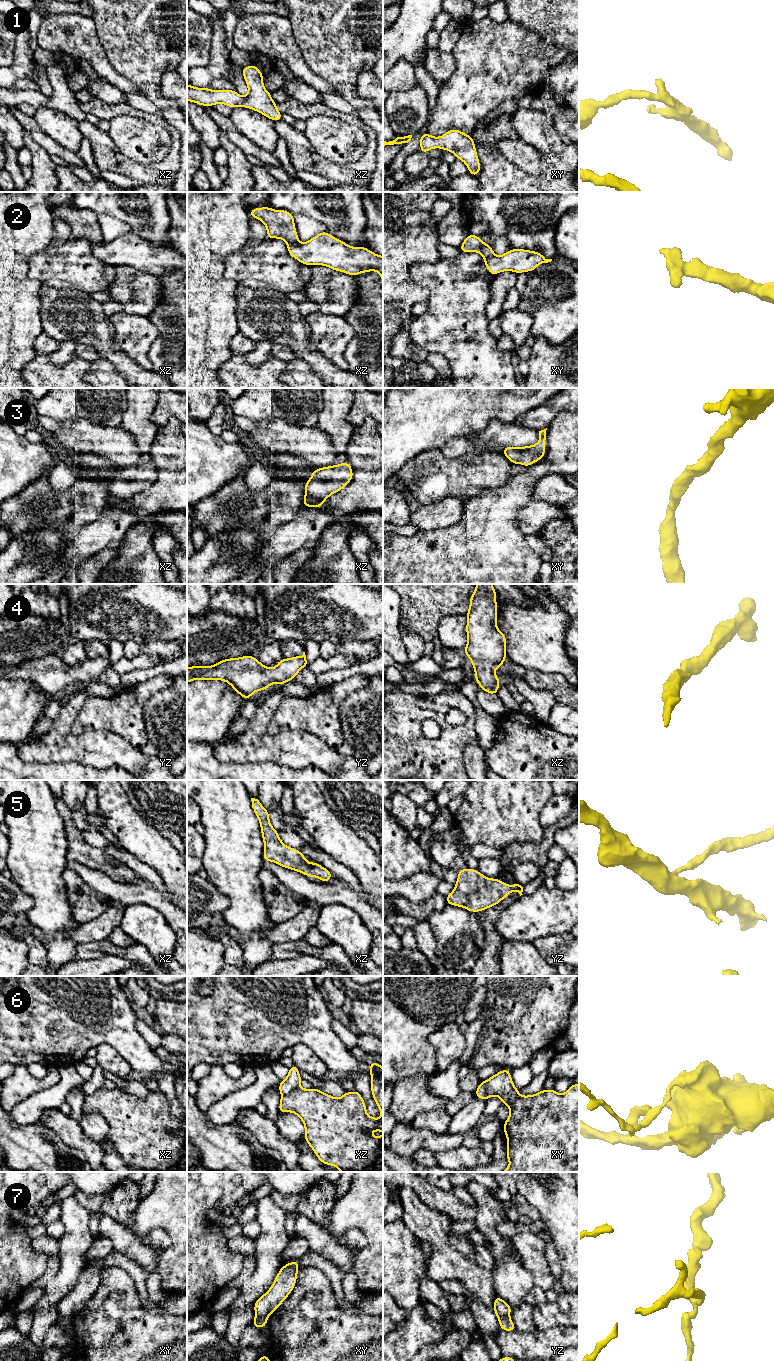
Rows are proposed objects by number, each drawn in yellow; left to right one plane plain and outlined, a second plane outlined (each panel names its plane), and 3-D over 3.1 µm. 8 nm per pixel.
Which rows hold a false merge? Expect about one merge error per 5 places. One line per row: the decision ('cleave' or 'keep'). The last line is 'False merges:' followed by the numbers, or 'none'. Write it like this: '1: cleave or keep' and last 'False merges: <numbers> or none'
1: keep
2: cleave
3: keep
4: keep
5: keep
6: cleave
7: cleave
False merges: 2, 6, 7

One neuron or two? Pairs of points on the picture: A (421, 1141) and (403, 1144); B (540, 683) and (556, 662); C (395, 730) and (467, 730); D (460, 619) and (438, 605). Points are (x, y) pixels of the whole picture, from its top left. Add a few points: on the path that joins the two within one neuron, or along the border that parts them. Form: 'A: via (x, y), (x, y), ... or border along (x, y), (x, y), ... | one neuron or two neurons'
A: via (417, 1141), (407, 1141) | one neuron
B: border along (526, 669), (547, 673), (560, 673), (568, 682) | two neurons
C: via (413, 744), (449, 743) | one neuron
D: border along (465, 613), (446, 615), (439, 622), (437, 632) | two neurons

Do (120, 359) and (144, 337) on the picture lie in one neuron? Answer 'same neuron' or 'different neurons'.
different neurons

